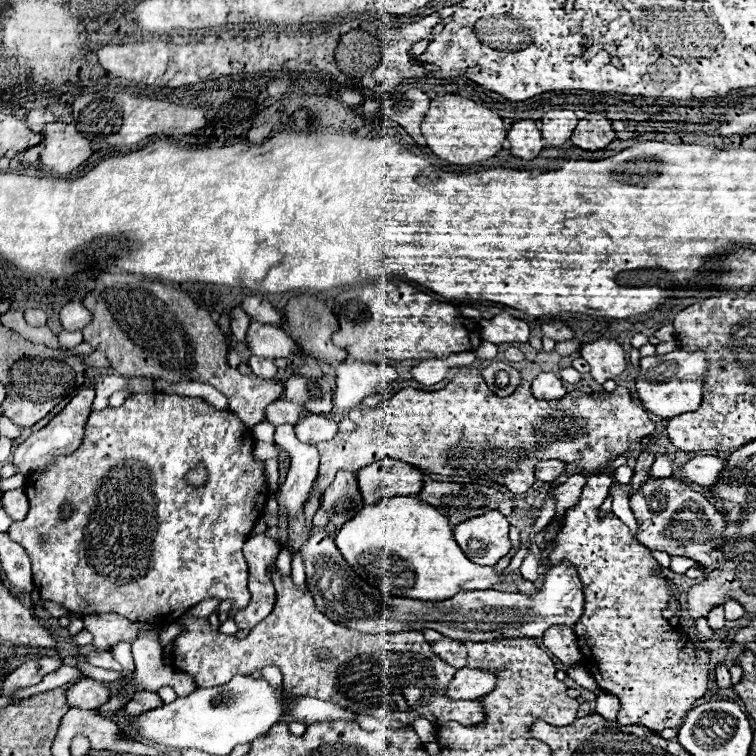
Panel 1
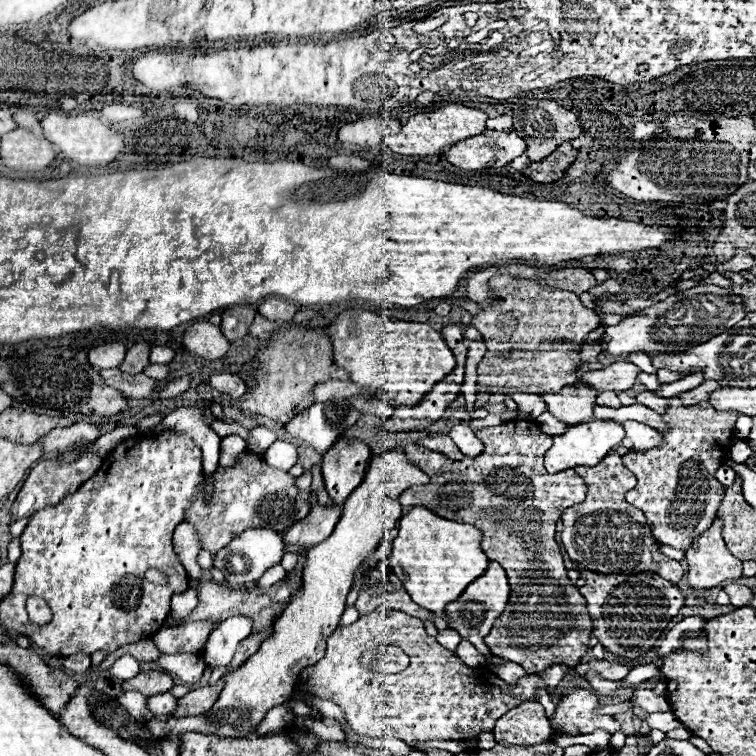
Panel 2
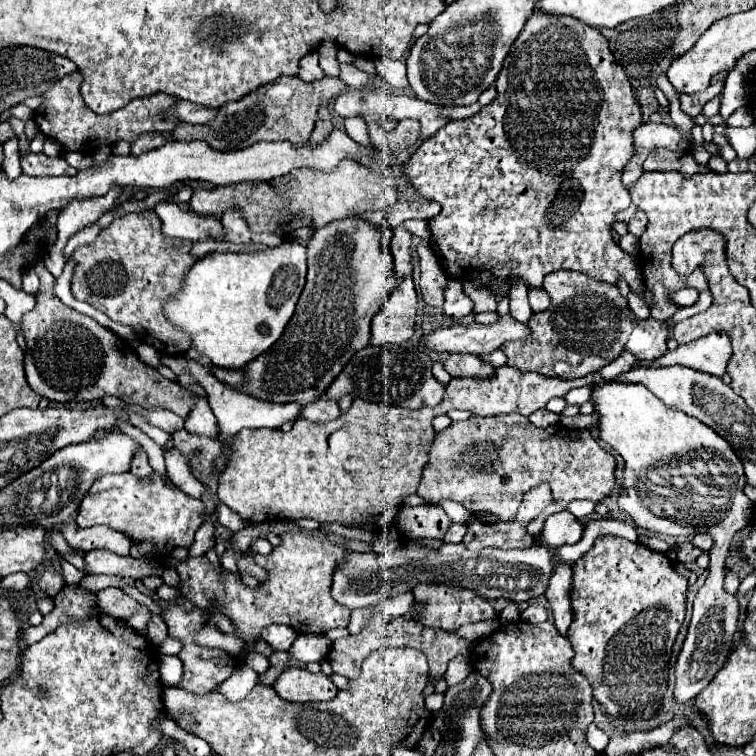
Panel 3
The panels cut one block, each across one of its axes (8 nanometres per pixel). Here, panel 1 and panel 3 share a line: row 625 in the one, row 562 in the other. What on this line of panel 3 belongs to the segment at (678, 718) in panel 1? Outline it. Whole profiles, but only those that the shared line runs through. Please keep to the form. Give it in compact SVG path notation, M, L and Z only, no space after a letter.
M602 536L594 546L572 564L570 602L574 620L568 640L574 648L572 664L592 684L598 704L616 720L650 720L658 716L668 686L672 646L686 618L688 578L676 574L666 554L652 552L638 542L618 536Z

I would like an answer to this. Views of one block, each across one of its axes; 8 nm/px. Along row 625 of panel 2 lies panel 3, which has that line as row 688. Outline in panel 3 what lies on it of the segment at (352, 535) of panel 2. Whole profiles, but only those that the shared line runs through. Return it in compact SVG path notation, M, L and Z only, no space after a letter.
M286 668L274 682L274 690L288 702L320 702L338 694L336 684L324 672L308 672L306 668Z

